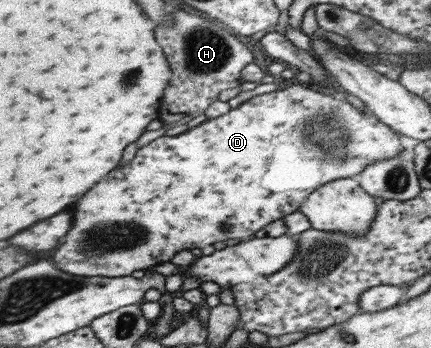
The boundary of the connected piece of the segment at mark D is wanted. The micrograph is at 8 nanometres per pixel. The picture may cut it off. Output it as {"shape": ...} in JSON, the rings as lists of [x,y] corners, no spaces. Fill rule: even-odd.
{"shape":[[[292,84],[282,90],[274,90],[268,93],[248,98],[238,107],[230,108],[226,114],[214,118],[208,118],[190,131],[176,135],[176,137],[158,137],[156,141],[140,147],[134,155],[134,159],[128,165],[118,167],[112,171],[112,175],[104,175],[96,187],[76,203],[74,211],[74,227],[66,235],[66,241],[56,250],[53,262],[68,273],[86,277],[122,277],[129,276],[132,271],[146,270],[158,263],[170,261],[170,258],[180,250],[190,250],[194,247],[212,245],[216,241],[227,242],[228,246],[236,245],[252,239],[258,231],[261,231],[268,223],[282,220],[297,210],[297,207],[318,187],[334,181],[334,179],[346,179],[346,177],[357,178],[362,169],[375,161],[384,161],[400,155],[401,149],[398,136],[387,125],[378,121],[371,112],[361,112],[352,103],[345,101],[339,92],[324,92],[314,86],[307,84]]]}

